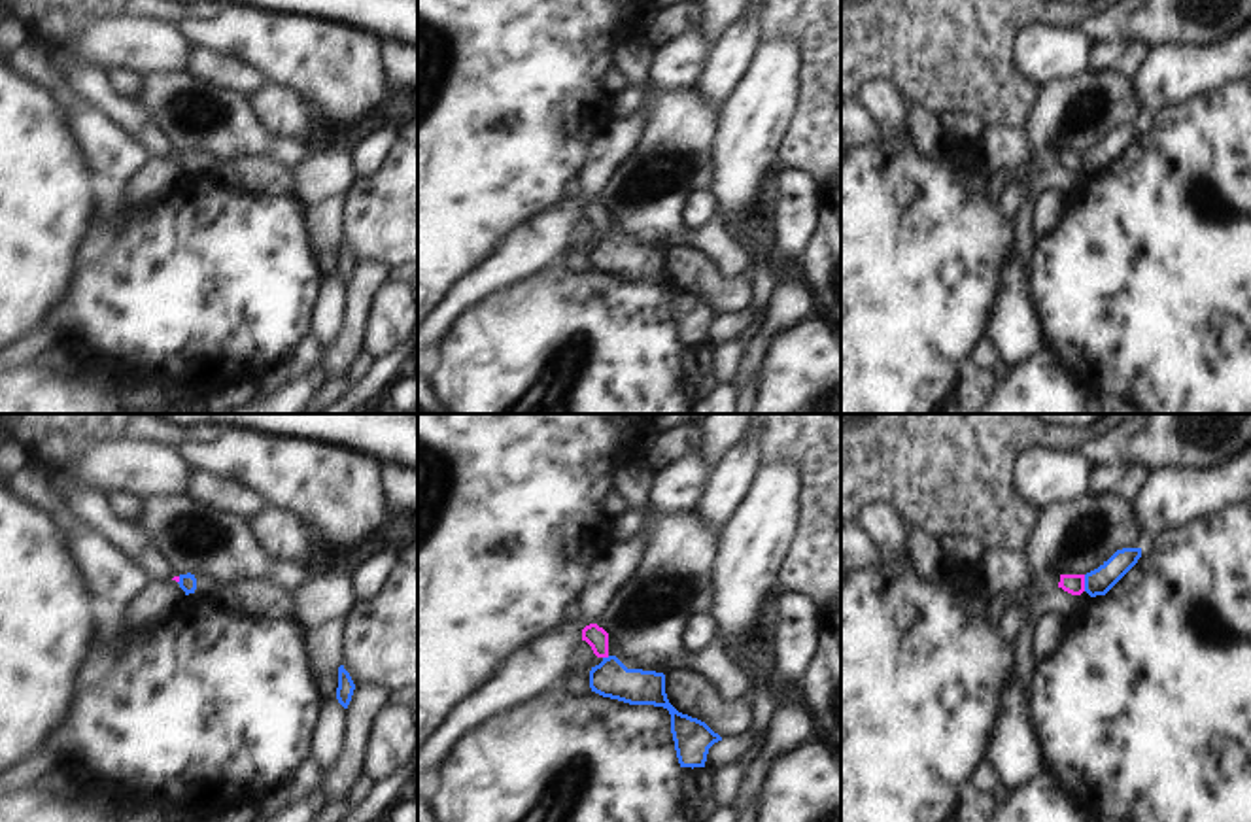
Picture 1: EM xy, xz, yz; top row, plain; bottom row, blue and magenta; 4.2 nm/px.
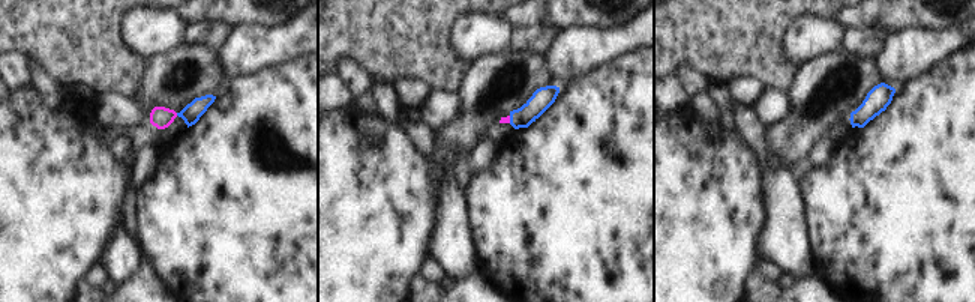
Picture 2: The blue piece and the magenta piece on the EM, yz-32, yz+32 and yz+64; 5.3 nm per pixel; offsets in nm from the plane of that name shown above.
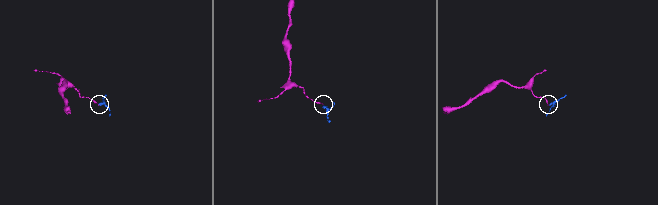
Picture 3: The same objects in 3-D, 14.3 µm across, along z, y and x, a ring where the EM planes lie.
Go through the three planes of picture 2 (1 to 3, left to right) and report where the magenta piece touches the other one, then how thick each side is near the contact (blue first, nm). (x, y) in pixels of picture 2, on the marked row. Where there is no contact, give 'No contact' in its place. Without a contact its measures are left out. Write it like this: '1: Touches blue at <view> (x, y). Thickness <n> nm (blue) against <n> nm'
1: No contact
2: Touches blue at yz+32 (510, 119). Thickness 110 nm (blue) against 30 nm
3: No contact.

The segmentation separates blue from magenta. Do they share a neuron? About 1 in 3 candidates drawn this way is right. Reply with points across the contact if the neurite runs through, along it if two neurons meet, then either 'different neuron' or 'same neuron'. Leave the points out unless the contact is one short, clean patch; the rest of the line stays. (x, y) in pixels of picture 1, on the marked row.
along yz (1083, 575), (1085, 590) | different neuron

